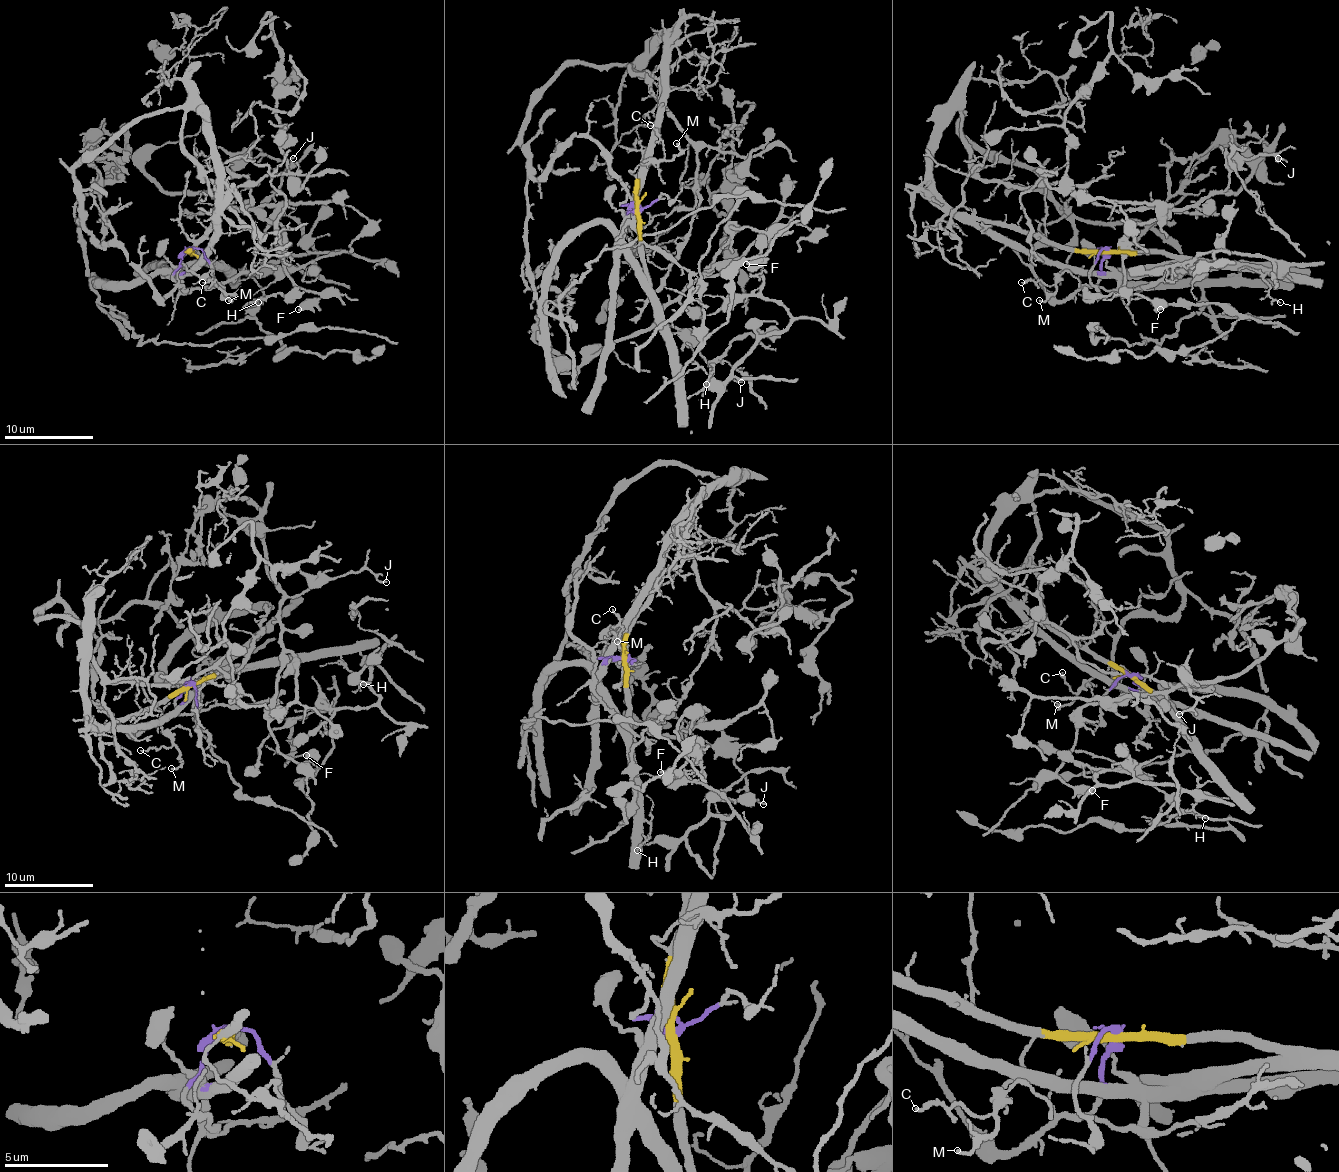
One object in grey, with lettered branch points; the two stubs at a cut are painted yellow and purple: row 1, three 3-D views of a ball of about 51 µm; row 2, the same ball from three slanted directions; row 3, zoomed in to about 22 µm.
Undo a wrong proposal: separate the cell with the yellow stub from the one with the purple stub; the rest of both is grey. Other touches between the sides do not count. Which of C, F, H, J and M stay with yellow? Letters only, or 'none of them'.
C, H, M

